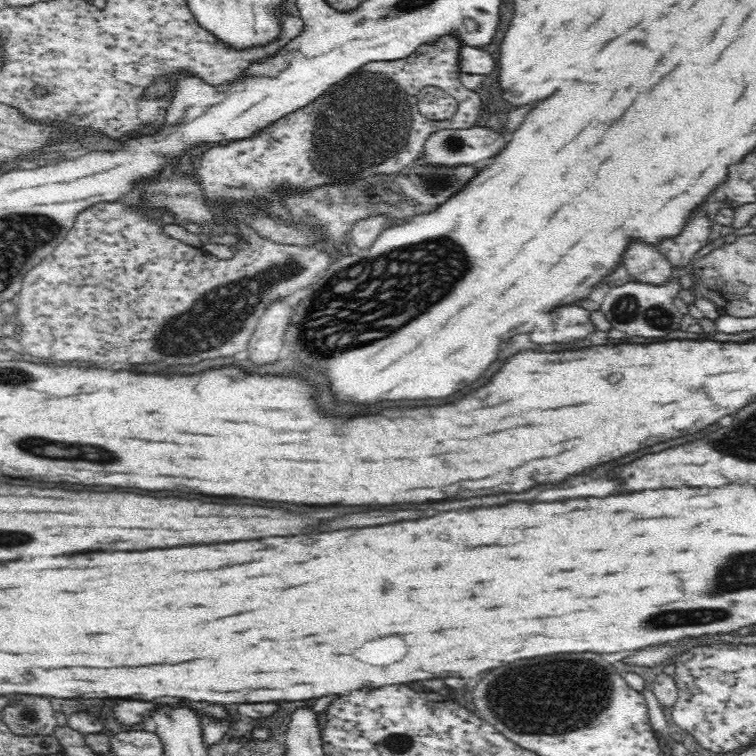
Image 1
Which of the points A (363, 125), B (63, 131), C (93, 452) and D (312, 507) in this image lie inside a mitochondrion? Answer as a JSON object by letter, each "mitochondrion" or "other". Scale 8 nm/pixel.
{"A":"mitochondrion","B":"other","C":"mitochondrion","D":"other"}

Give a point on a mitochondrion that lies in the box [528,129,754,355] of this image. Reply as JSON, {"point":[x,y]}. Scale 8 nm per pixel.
{"point":[624,309]}

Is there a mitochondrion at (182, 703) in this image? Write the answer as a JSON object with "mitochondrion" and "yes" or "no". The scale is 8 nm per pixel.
{"mitochondrion":"no"}

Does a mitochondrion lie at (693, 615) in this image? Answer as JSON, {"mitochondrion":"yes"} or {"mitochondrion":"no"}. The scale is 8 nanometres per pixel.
{"mitochondrion":"yes"}

